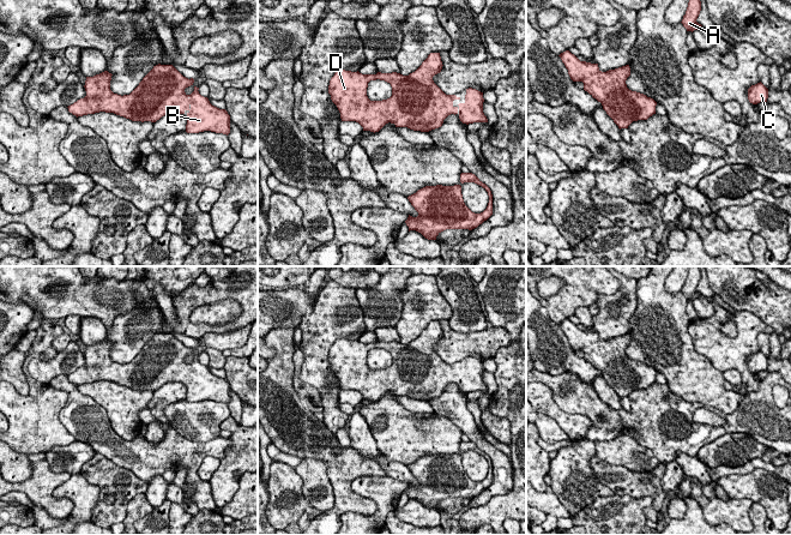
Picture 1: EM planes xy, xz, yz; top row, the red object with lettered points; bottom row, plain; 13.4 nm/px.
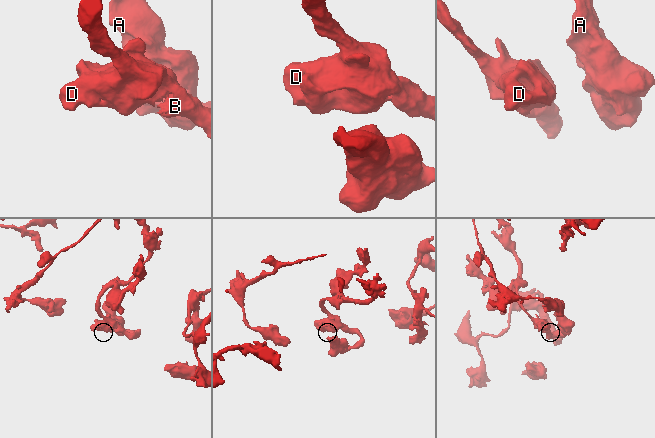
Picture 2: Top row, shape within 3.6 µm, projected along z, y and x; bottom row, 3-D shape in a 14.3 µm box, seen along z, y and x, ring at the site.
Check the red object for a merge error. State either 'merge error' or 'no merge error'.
no merge error

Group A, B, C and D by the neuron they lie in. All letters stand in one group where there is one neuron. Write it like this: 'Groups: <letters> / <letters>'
Groups: A B C D

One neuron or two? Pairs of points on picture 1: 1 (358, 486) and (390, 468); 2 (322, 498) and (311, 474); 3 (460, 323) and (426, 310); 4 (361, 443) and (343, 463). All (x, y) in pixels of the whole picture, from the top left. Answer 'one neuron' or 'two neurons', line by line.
1: two neurons
2: one neuron
3: two neurons
4: two neurons

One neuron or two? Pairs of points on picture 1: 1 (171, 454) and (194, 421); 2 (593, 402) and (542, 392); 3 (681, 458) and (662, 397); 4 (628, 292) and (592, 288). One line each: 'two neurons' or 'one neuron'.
1: two neurons
2: two neurons
3: two neurons
4: two neurons

